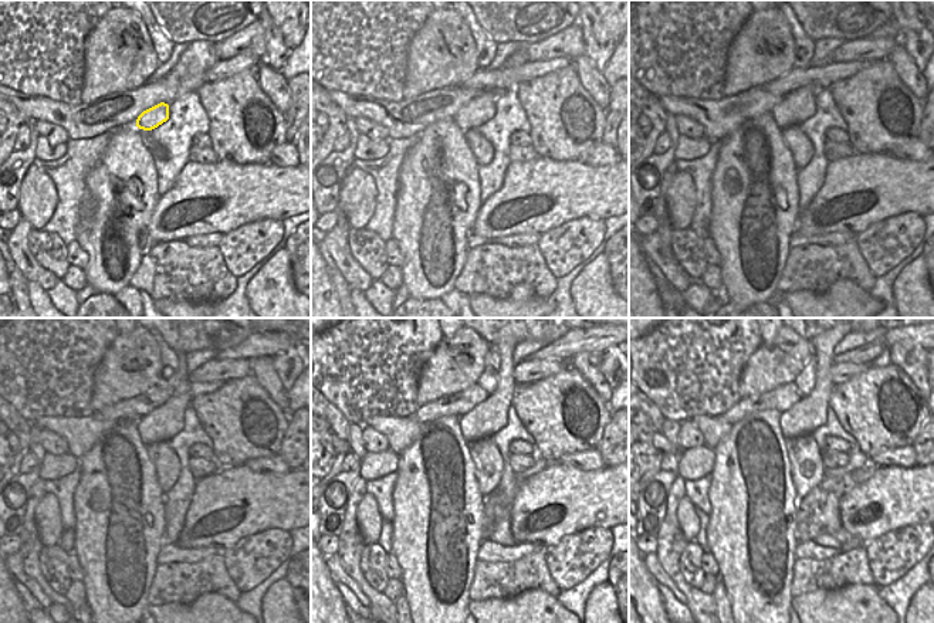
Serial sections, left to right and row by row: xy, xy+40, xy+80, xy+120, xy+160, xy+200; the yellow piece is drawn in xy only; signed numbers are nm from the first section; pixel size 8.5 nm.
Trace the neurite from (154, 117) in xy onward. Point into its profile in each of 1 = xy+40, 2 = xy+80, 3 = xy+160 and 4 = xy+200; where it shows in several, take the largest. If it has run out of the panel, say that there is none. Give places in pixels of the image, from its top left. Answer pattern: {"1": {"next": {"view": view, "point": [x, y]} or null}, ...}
{"1": {"next": {"view": "xy+40", "point": [480, 109]}}, "2": {"next": {"view": "xy+80", "point": [797, 107]}}, "3": {"next": {"view": "xy+160", "point": [490, 416]}}, "4": {"next": {"view": "xy+200", "point": [808, 415]}}}

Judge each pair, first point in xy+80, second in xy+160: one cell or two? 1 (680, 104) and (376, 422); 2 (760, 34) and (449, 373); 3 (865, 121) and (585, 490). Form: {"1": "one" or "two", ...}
{"1": "one", "2": "one", "3": "two"}

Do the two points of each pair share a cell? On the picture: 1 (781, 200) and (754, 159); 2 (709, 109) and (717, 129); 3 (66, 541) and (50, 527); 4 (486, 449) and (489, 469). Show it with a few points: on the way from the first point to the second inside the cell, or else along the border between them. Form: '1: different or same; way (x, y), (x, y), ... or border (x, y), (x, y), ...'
1: same; way (774, 189), (770, 179), (758, 171)
2: same; way (711, 114), (717, 119), (717, 125)
3: different; border (64, 531), (58, 544)
4: same; way (486, 453), (489, 464)

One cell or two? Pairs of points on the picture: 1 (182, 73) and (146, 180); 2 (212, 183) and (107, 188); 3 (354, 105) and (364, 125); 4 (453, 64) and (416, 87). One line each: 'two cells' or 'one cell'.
1: two cells
2: two cells
3: two cells
4: one cell

